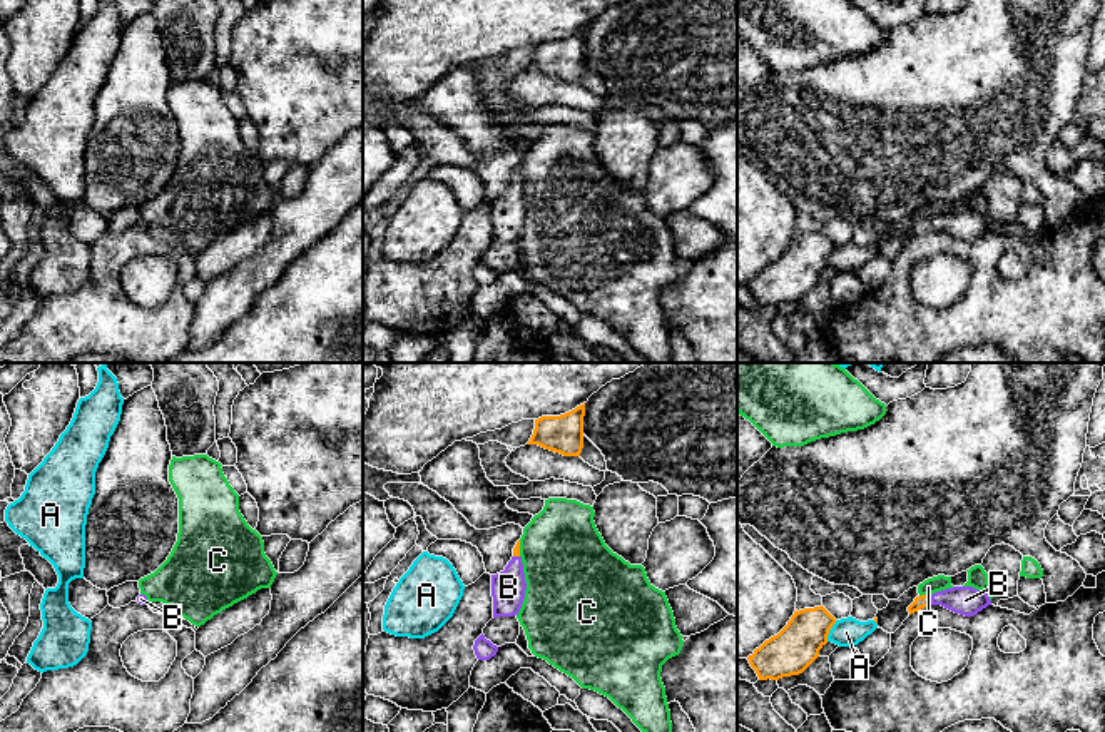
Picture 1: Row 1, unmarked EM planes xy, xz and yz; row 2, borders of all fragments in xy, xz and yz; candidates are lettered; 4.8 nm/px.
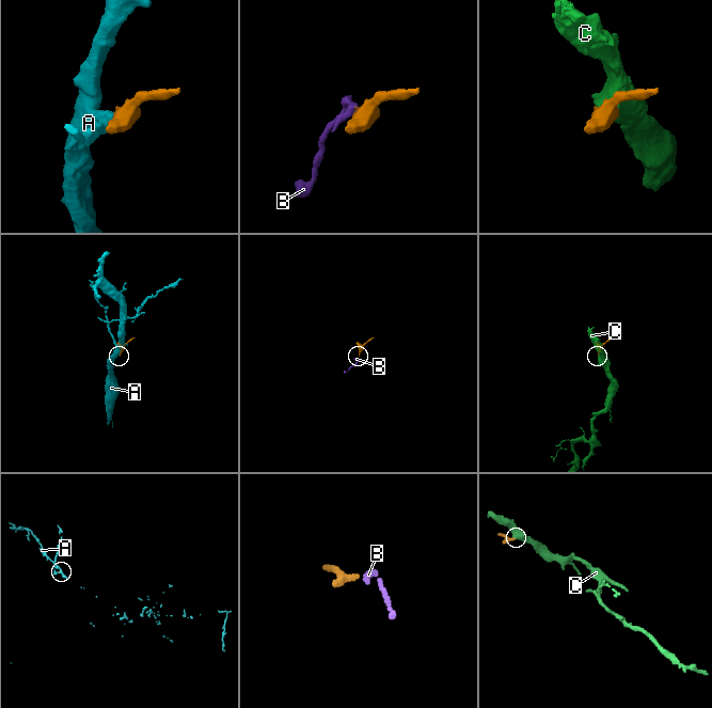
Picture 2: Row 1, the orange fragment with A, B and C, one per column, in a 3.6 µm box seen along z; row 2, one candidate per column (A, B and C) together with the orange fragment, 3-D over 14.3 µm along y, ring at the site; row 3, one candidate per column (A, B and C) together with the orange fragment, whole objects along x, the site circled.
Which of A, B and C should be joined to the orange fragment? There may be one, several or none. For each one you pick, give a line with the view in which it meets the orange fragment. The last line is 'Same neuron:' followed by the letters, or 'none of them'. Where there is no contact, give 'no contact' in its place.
B: contact in yz
Same neuron: B

